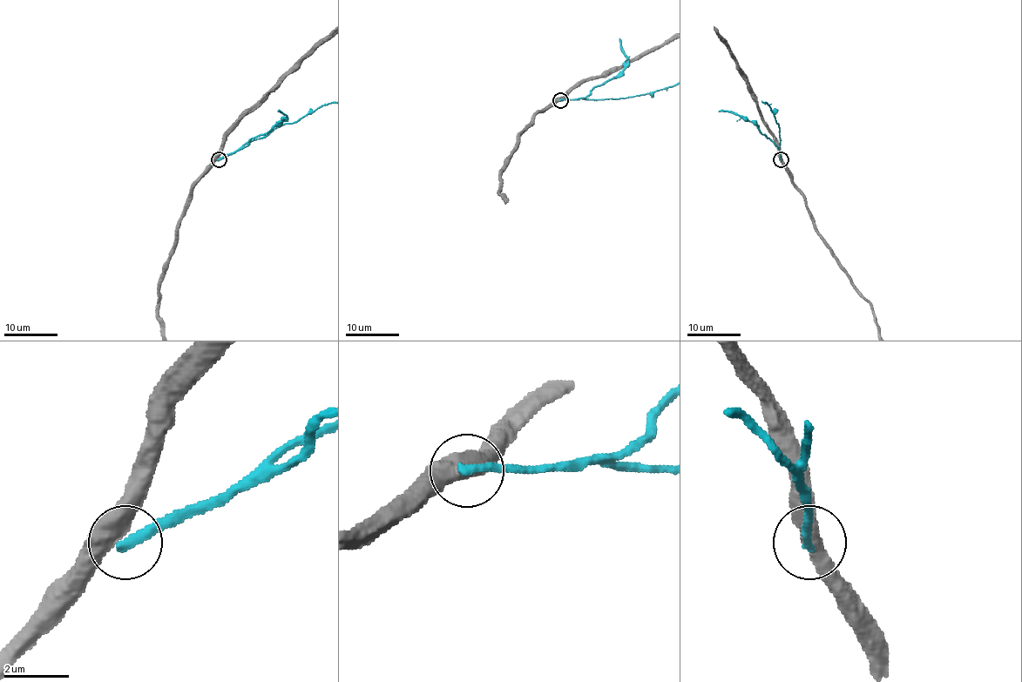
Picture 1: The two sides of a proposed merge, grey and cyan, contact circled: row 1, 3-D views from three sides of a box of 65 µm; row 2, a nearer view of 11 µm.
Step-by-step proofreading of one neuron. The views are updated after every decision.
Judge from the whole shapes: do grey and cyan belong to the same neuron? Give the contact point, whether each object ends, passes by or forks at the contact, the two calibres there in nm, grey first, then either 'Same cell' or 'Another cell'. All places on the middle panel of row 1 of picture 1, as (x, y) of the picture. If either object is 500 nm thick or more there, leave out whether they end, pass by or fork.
Place: (560, 100). At the ring grey passes by. At the ring cyan ends. Thickness 480 nm (grey) against 320 nm. Another cell

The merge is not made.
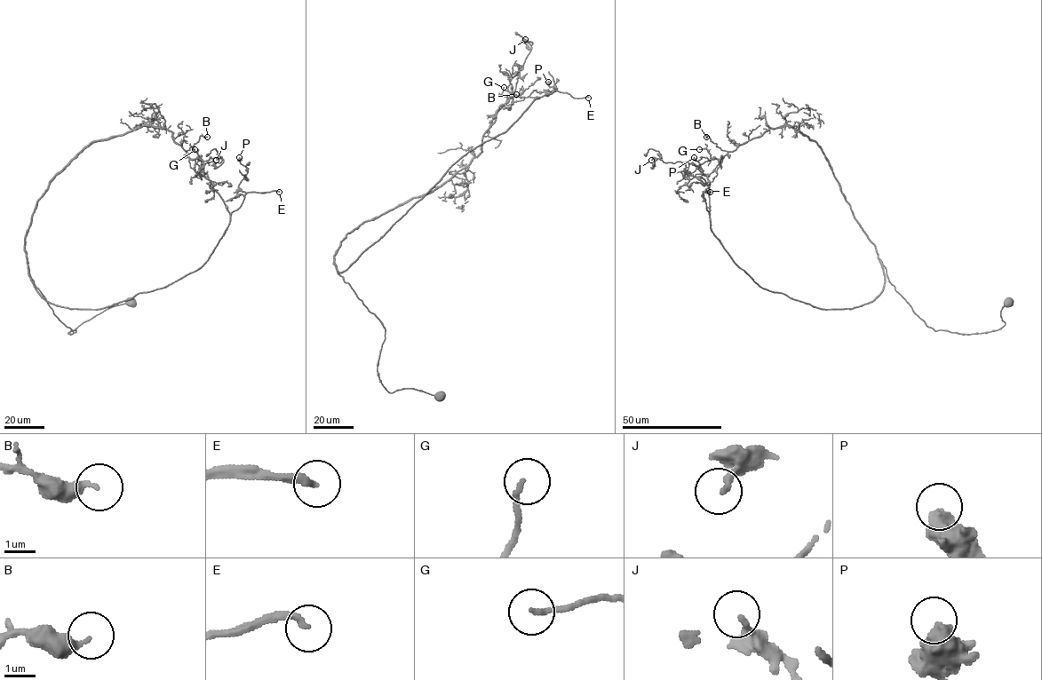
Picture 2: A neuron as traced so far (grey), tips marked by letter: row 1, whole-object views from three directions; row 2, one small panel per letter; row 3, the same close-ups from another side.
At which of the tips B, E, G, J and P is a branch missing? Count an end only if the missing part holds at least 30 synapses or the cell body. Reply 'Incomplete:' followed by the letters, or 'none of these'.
Incomplete: E

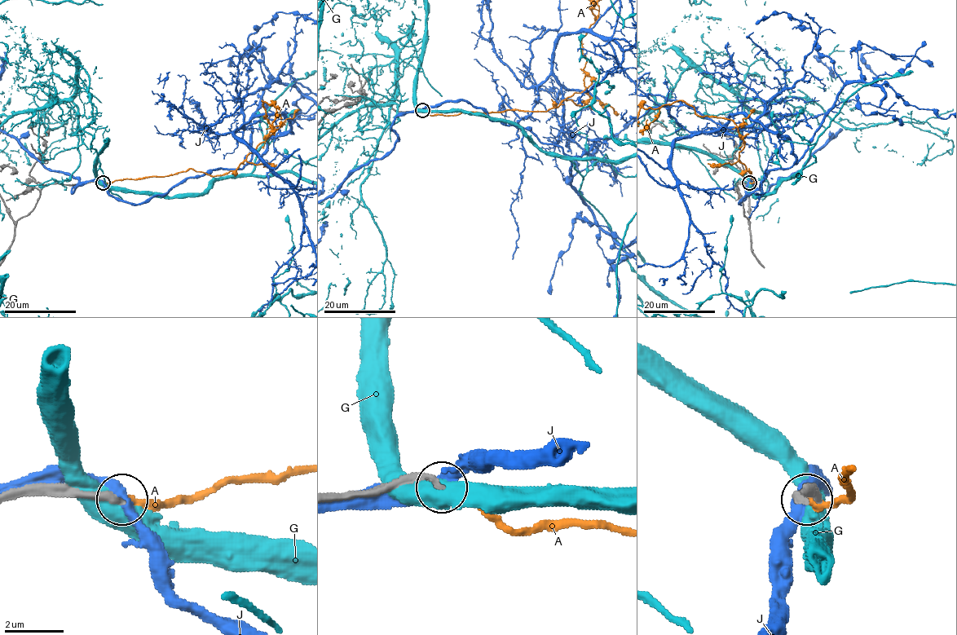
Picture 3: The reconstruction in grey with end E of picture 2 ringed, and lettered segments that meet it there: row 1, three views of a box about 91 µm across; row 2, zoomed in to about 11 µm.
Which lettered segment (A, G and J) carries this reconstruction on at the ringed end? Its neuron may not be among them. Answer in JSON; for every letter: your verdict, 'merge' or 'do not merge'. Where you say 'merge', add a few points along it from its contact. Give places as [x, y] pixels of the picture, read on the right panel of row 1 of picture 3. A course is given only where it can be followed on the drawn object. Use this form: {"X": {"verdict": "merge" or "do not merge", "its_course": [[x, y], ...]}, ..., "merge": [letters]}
{"A": {"verdict": "merge", "its_course": [[749, 183], [755, 179], [739, 160], [745, 142], [732, 121], [699, 116], [677, 100], [641, 107]]}, "G": {"verdict": "do not merge"}, "J": {"verdict": "do not merge"}, "merge": ["A"]}

